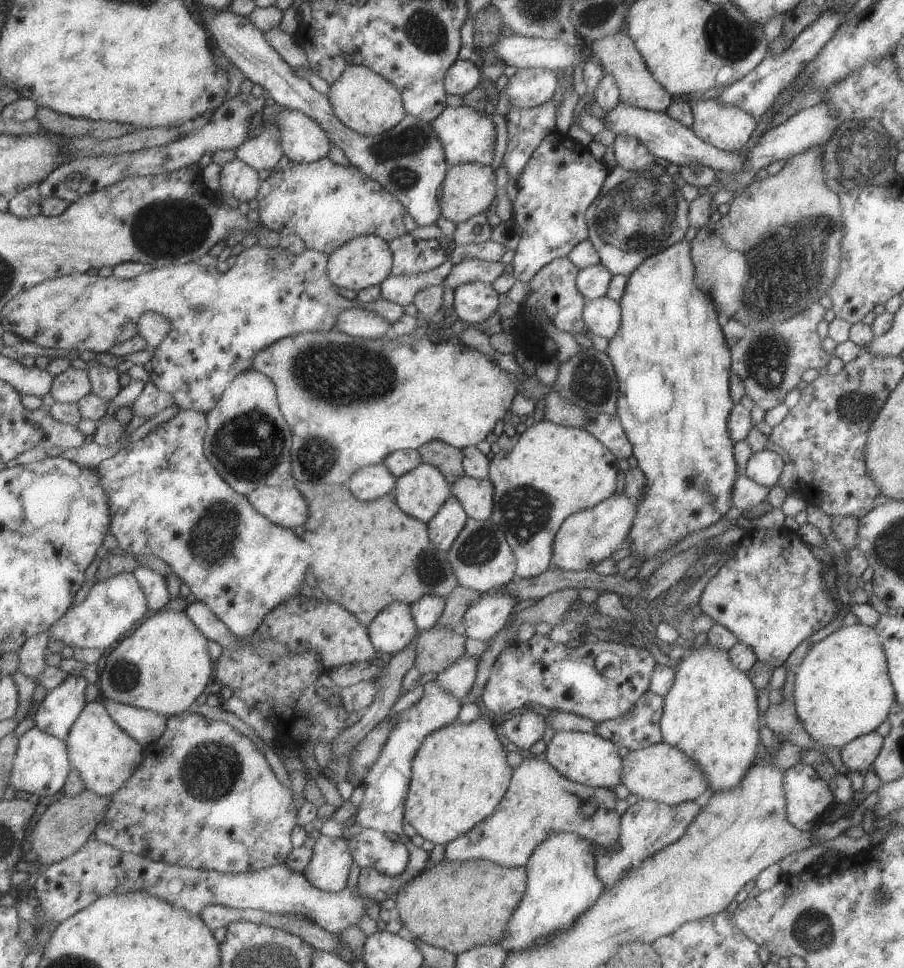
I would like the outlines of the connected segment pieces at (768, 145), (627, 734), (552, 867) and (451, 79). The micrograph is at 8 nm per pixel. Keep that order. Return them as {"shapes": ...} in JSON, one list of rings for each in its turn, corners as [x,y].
{"shapes":[[[[823,100],[815,106],[799,110],[793,116],[762,133],[755,142],[753,148],[749,149],[749,160],[743,164],[744,171],[757,172],[766,168],[770,163],[781,161],[784,162],[805,150],[811,150],[813,146],[823,146],[826,140],[829,140],[833,126],[837,123],[835,114],[829,110],[829,104]]],[[[646,691],[633,704],[632,711],[624,716],[595,723],[592,734],[612,741],[617,744],[617,749],[622,746],[628,751],[663,743],[659,726],[663,704],[663,697]]],[[[559,832],[555,836],[549,836],[533,852],[526,867],[528,892],[525,892],[505,934],[503,948],[507,952],[525,952],[527,948],[537,948],[537,944],[543,940],[553,940],[553,936],[569,932],[569,928],[577,926],[577,920],[596,904],[603,892],[603,886],[596,876],[593,846],[594,844],[581,836]]],[[[459,60],[449,68],[446,79],[446,90],[451,99],[464,98],[479,87],[484,76],[479,70],[479,63],[473,60]]]]}

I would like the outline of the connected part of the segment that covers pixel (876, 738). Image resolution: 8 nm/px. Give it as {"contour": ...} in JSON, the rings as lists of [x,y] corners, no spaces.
{"contour":[[[876,730],[859,736],[837,750],[838,763],[842,763],[849,771],[867,771],[873,760],[878,757],[882,746],[882,738]]]}

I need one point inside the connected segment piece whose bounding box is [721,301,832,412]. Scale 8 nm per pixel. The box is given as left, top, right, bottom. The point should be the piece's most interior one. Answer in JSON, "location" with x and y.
{"location":[769,358]}

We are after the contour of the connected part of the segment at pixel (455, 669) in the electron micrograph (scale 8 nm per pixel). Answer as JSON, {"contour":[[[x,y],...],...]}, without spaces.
{"contour":[[[467,652],[457,660],[456,664],[453,664],[453,667],[441,672],[435,681],[439,682],[439,686],[443,686],[443,690],[449,690],[453,696],[457,696],[463,702],[465,696],[470,697],[471,688],[477,680],[479,659],[469,656]]]}

